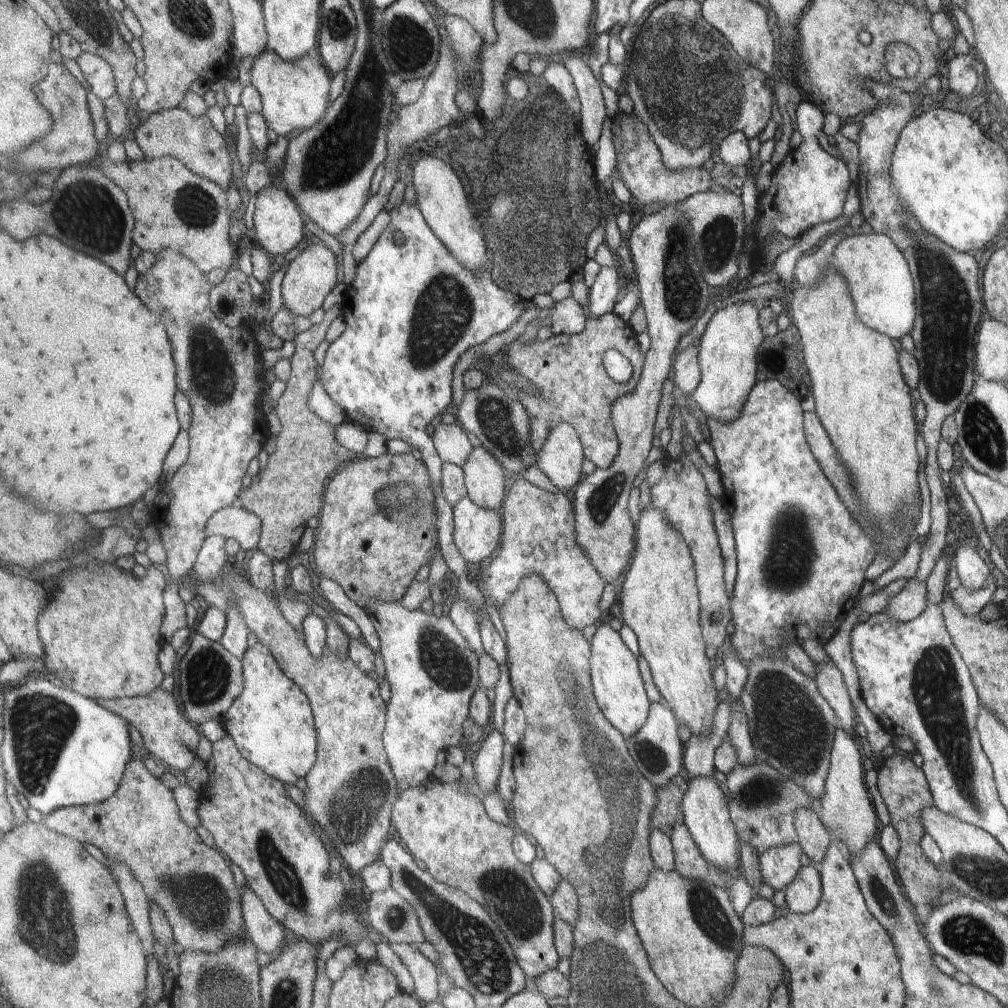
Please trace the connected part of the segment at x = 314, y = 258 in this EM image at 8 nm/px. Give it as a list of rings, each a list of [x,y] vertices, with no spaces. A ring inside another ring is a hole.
[[[324,242],[310,244],[290,262],[282,284],[284,304],[295,316],[308,318],[318,308],[324,306],[326,298],[330,296],[330,292],[334,292],[338,282],[340,282],[340,270],[336,263],[336,254]]]

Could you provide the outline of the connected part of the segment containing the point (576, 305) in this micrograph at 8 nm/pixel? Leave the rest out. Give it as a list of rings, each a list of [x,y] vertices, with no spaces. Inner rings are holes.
[[[574,296],[558,302],[553,309],[554,334],[582,334],[587,329],[588,314],[588,309],[583,307]]]

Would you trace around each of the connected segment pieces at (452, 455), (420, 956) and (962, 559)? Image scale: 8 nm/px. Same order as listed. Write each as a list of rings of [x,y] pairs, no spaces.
[[[437,423],[435,443],[445,463],[461,466],[463,469],[469,463],[475,447],[468,438],[468,433],[460,423]]]
[[[391,943],[403,963],[411,970],[417,984],[417,994],[423,1003],[436,1003],[440,994],[440,977],[437,964],[416,945]]]
[[[966,546],[957,547],[954,553],[954,566],[960,578],[961,586],[971,591],[980,590],[990,574],[990,566],[983,552]]]

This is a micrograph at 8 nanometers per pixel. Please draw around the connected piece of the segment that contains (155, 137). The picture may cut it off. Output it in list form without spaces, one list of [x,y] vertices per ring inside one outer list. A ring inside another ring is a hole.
[[[176,107],[151,117],[136,130],[136,141],[143,154],[150,160],[175,156],[184,161],[192,172],[216,181],[222,188],[230,188],[234,178],[234,160],[228,148],[229,140],[218,132],[208,116],[197,117],[184,107]]]

